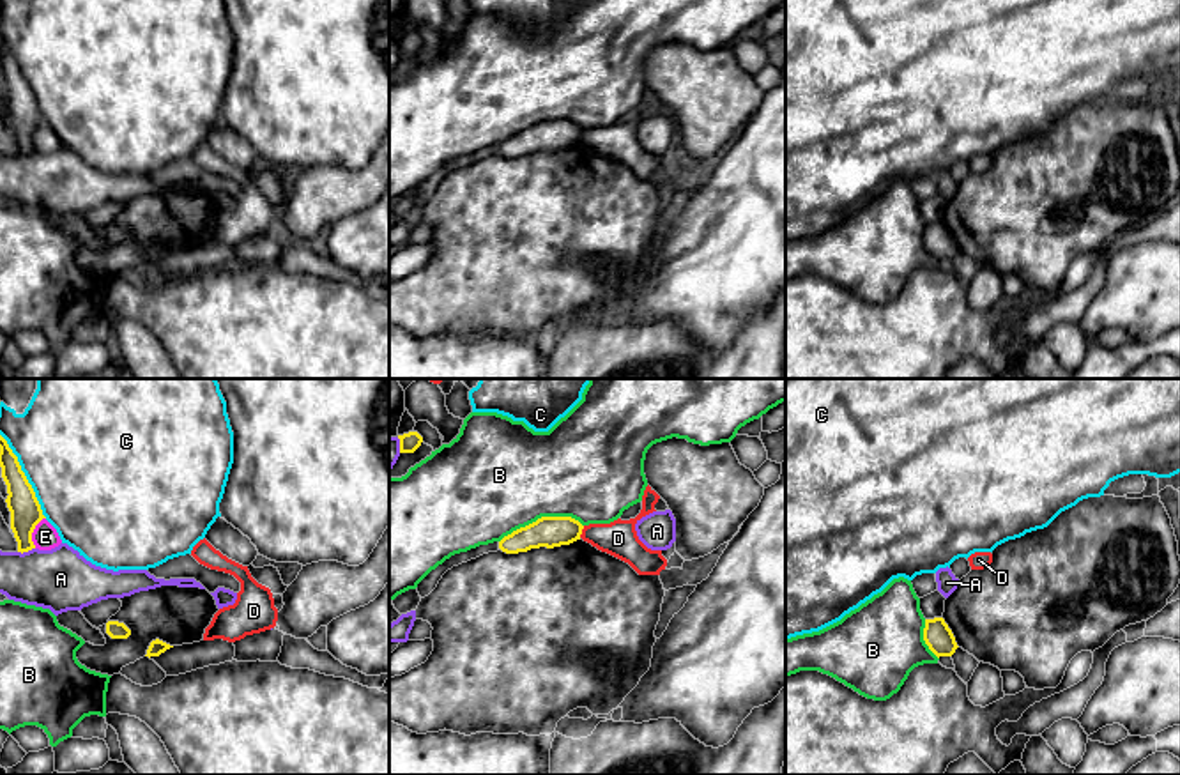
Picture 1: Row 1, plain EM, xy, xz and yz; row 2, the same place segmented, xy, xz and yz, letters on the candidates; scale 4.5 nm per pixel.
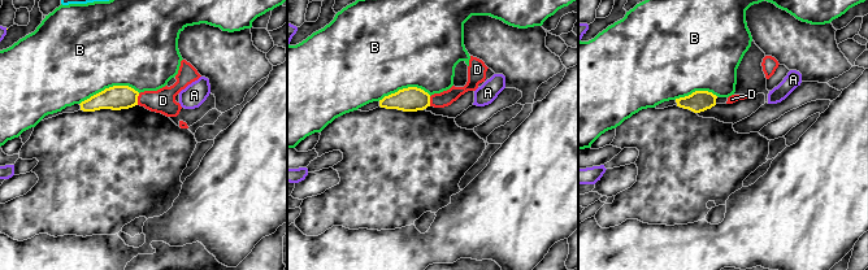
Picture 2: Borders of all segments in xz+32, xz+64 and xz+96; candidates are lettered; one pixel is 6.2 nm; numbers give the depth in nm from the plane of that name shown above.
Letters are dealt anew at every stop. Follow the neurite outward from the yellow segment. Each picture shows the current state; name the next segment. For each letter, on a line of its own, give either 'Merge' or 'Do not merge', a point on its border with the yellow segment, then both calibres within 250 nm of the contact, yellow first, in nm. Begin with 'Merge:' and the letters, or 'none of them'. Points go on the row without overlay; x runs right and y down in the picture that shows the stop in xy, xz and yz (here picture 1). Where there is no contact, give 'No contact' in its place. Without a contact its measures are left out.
Merge: none of them
A: Do not merge. Touches yellow at xy (25, 154). Thickness 140 nm (yellow) against 280 nm
B: Do not merge. Touches yellow at xz (542, 121). Thickness 140 nm (yellow) against 480 nm
C: Do not merge. Touches yellow at xy (25, 80). Thickness 140 nm (yellow) against 500 nm
D: Do not merge. Touches yellow at xz (581, 135). Thickness 140 nm (yellow) against 160 nm
E: Do not merge. Touches yellow at xy (32, 135). Thickness 140 nm (yellow) against 120 nm

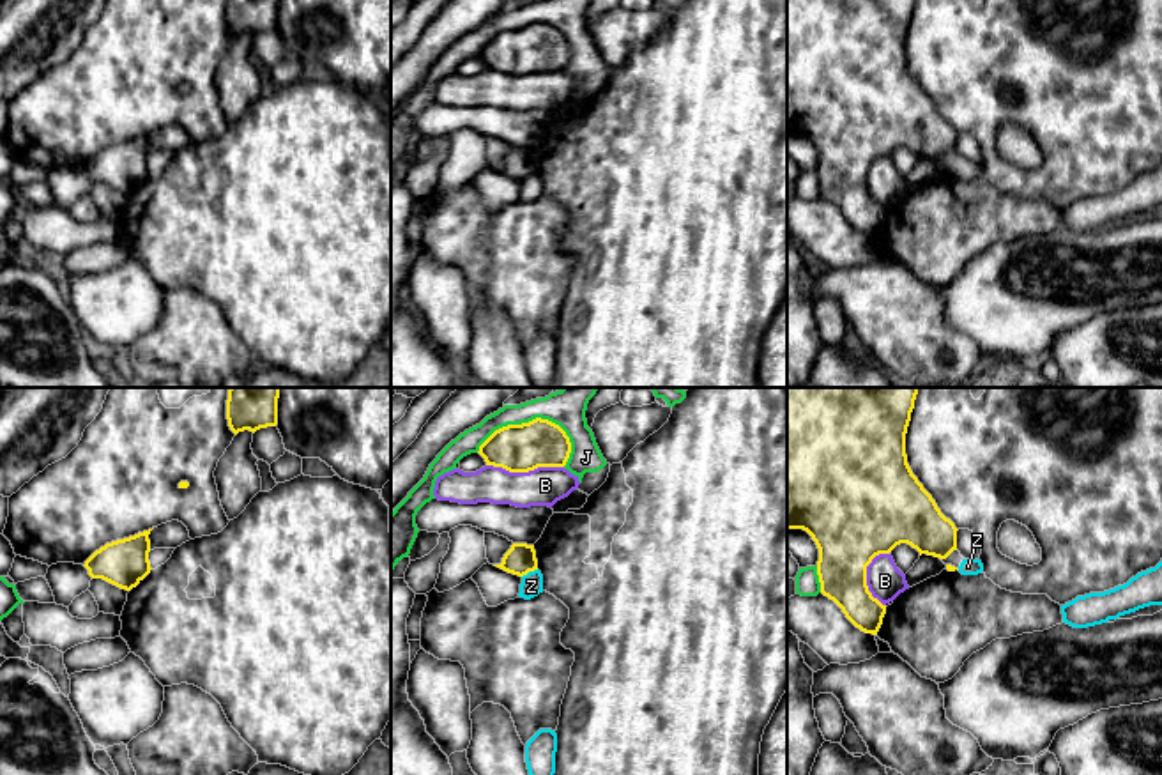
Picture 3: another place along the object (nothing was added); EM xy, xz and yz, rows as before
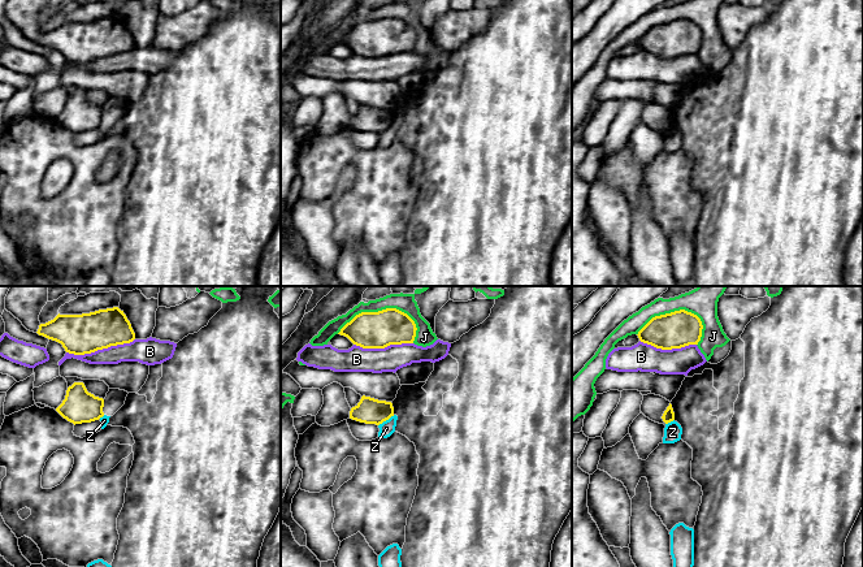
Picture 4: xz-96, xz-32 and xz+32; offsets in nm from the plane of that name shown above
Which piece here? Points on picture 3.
Merge: none of them
B: Do not merge. Touches yellow at xz (526, 75). Thickness 220 nm (yellow) against 180 nm
J: Do not merge. Touches yellow at xz (524, 27). Thickness 220 nm (yellow) against 150 nm
Z: Do not merge. Touches yellow at xz (529, 174). Thickness 140 nm (yellow) against 100 nm

